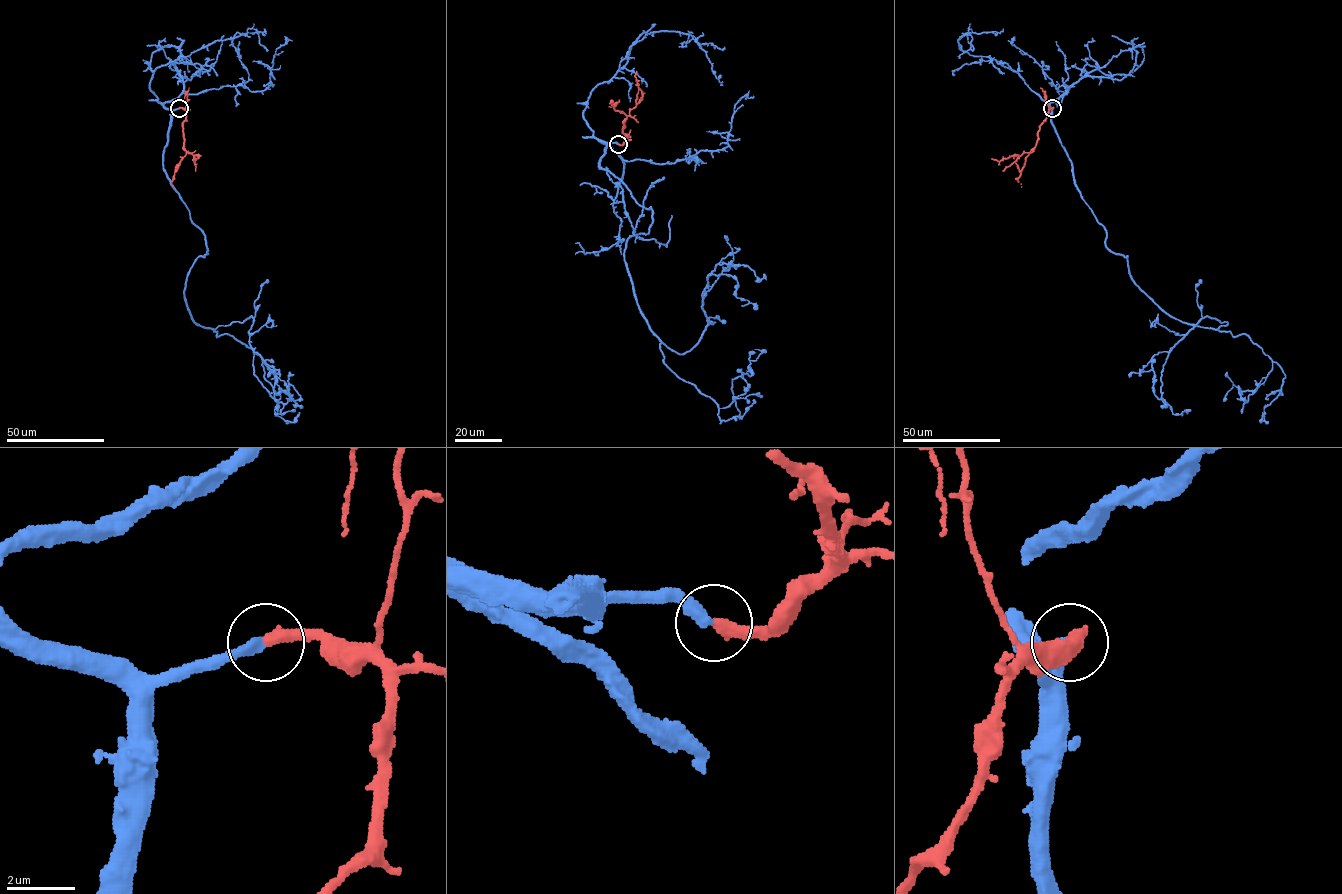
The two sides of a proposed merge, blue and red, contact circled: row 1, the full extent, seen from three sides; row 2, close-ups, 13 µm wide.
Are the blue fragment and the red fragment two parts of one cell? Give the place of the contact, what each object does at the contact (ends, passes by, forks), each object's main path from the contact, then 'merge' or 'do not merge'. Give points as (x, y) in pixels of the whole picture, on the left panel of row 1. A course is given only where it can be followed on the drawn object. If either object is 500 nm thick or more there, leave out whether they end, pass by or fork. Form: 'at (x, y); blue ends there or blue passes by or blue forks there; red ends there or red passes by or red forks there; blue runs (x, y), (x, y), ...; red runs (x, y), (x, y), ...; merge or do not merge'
at (179, 108); blue ends there; red ends there; blue runs (179, 108), (163, 170), (207, 248), (186, 280), (191, 317), (245, 344), (276, 400), (291, 384), (293, 401); red runs (179, 108), (186, 110), (183, 148), (198, 155), (194, 161), (194, 158); merge

